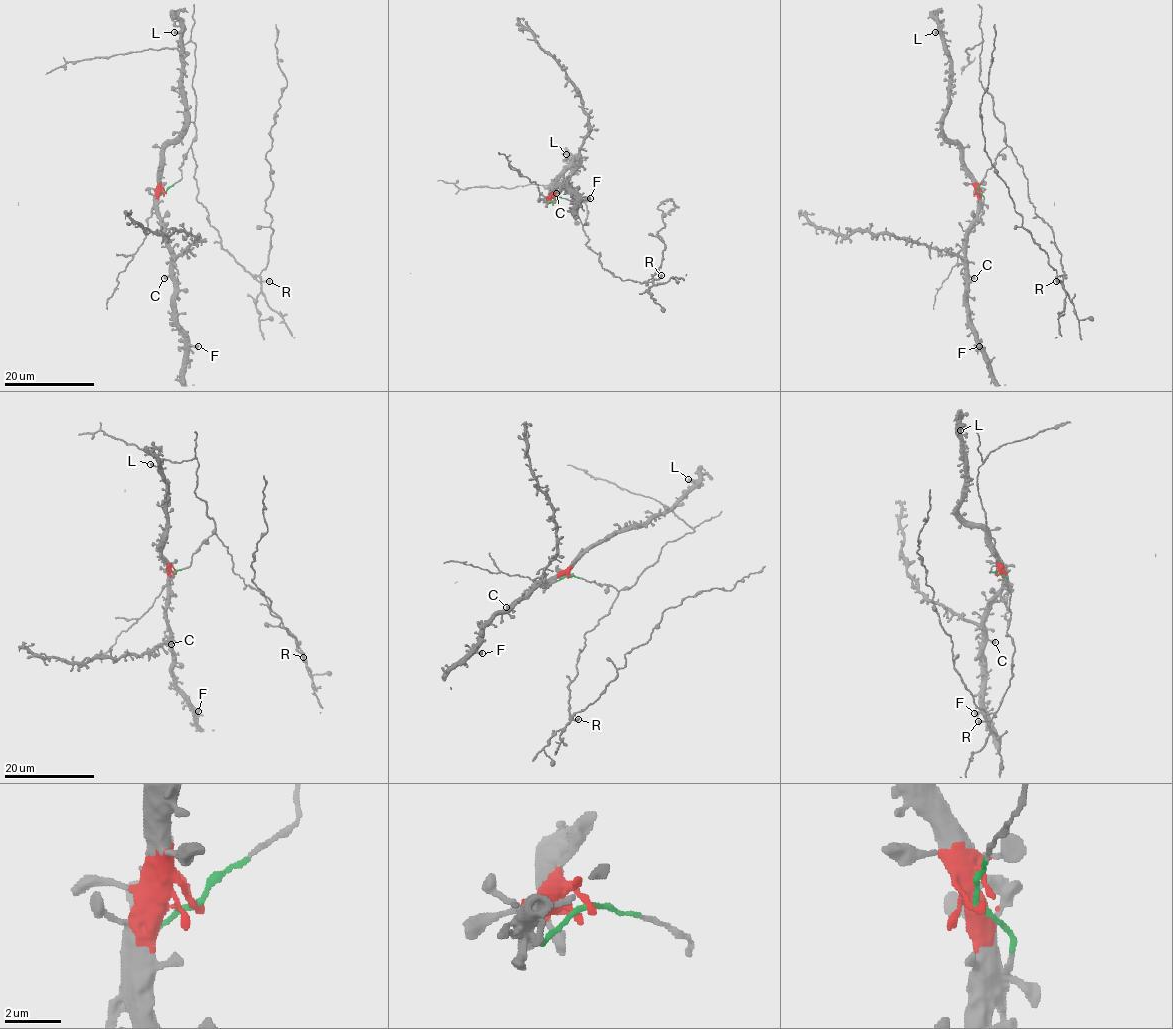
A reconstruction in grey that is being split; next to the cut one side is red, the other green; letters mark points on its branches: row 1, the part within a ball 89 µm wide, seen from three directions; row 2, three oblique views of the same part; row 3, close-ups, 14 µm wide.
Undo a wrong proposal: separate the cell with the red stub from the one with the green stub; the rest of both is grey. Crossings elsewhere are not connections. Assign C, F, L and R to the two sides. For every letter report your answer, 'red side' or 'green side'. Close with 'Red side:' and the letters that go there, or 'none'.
C: red side
F: red side
L: red side
R: green side
Red side: C, F, L

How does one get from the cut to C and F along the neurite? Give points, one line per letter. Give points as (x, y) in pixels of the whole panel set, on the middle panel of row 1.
C: (557, 197), (550, 194), (561, 184), (556, 193)
F: (557, 197), (550, 194), (558, 185), (566, 185), (583, 199), (591, 198)

